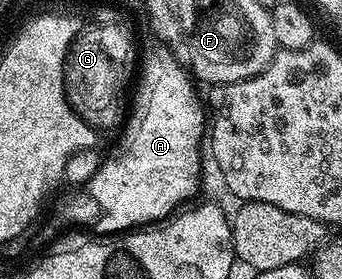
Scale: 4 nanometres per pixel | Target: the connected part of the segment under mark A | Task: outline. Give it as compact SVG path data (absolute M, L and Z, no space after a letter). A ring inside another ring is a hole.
M150 38L147 44L143 43L141 45L140 71L136 76L136 91L132 96L132 107L129 109L128 119L125 121L124 127L120 132L122 141L119 142L118 149L115 150L114 156L108 157L94 173L90 172L88 176L88 179L92 181L92 194L94 194L94 198L96 198L96 200L100 202L100 206L102 206L102 216L100 216L102 220L96 222L96 224L102 226L102 234L125 234L143 226L153 225L155 222L165 221L171 214L177 213L187 202L195 199L193 196L197 194L198 183L202 180L202 152L204 156L204 137L208 132L208 112L204 107L203 97L202 100L198 97L198 92L194 87L196 87L196 84L190 73L182 67L182 64L172 54L172 50L163 40Z

